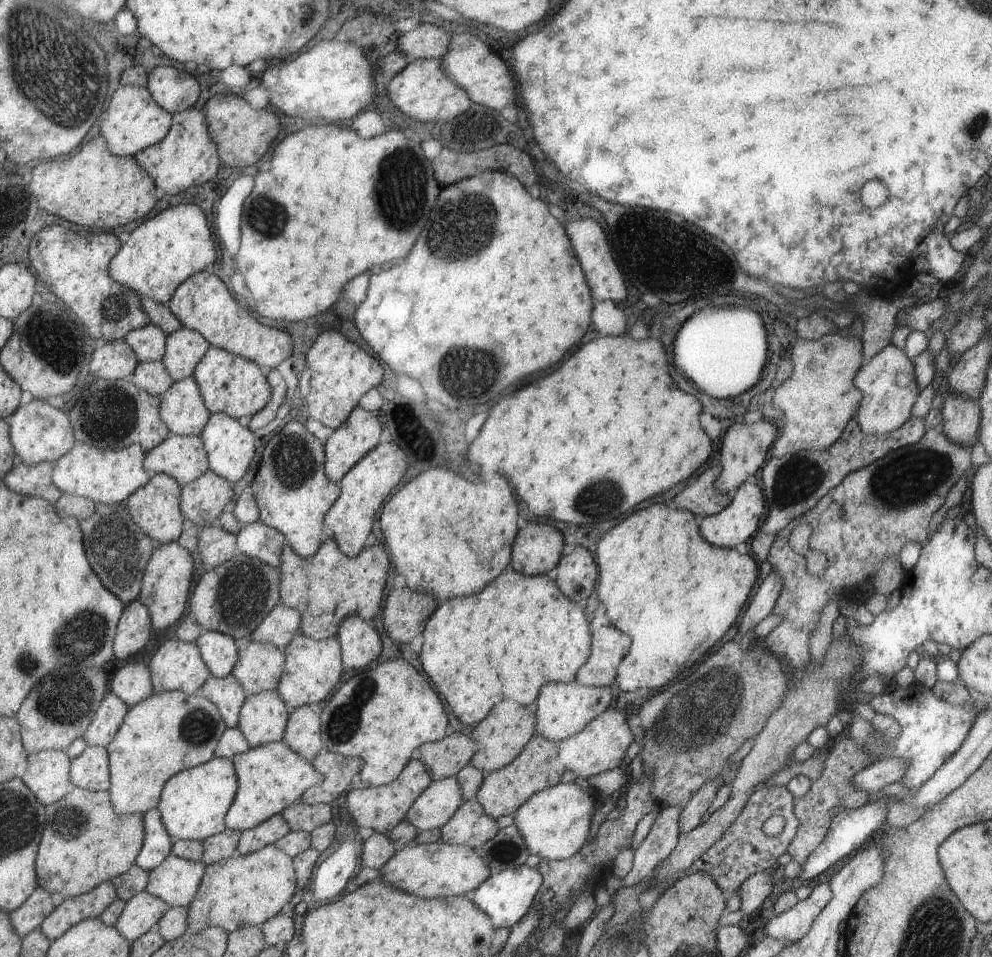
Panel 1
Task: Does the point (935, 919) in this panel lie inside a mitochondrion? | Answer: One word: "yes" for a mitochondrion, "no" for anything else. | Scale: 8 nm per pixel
yes

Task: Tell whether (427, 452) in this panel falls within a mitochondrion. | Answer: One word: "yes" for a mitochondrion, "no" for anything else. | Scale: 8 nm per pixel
no

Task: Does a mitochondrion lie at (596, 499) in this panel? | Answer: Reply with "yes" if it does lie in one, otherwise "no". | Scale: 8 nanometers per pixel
yes

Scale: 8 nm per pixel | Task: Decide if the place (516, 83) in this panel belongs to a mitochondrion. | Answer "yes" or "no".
no

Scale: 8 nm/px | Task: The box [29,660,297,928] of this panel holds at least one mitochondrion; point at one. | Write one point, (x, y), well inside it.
(63, 700)

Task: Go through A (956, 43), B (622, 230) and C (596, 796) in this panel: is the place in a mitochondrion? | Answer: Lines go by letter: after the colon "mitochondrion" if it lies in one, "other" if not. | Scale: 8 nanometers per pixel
A: other
B: other
C: other

